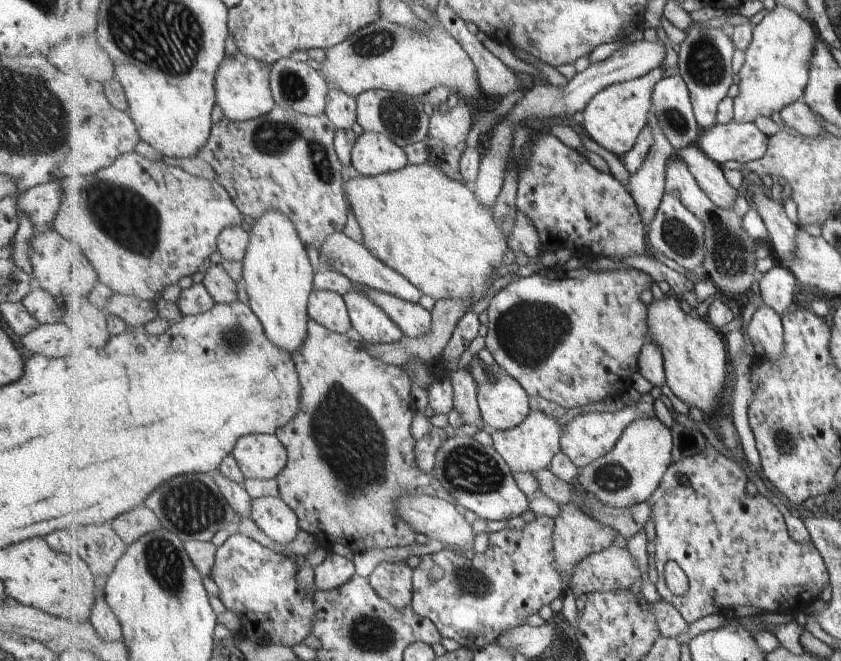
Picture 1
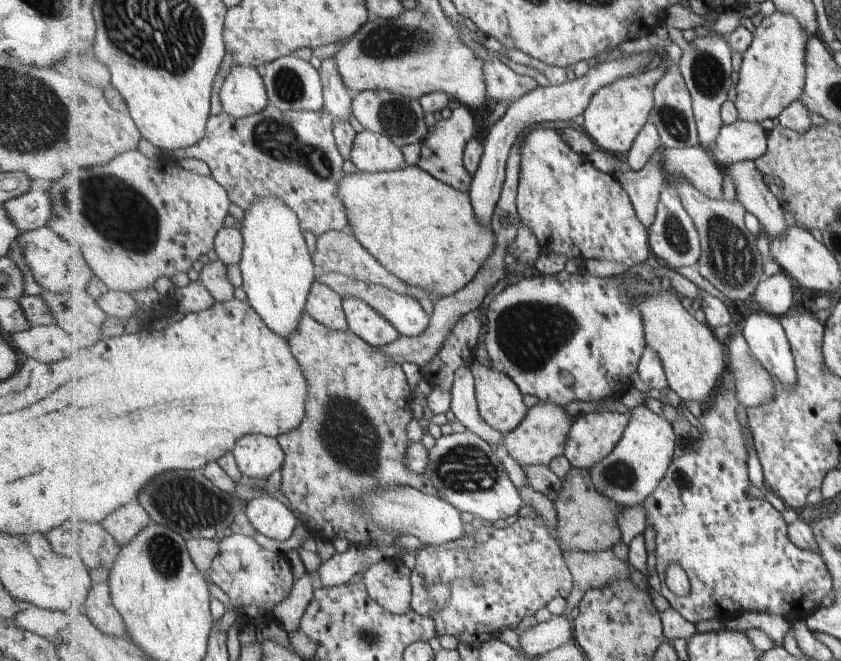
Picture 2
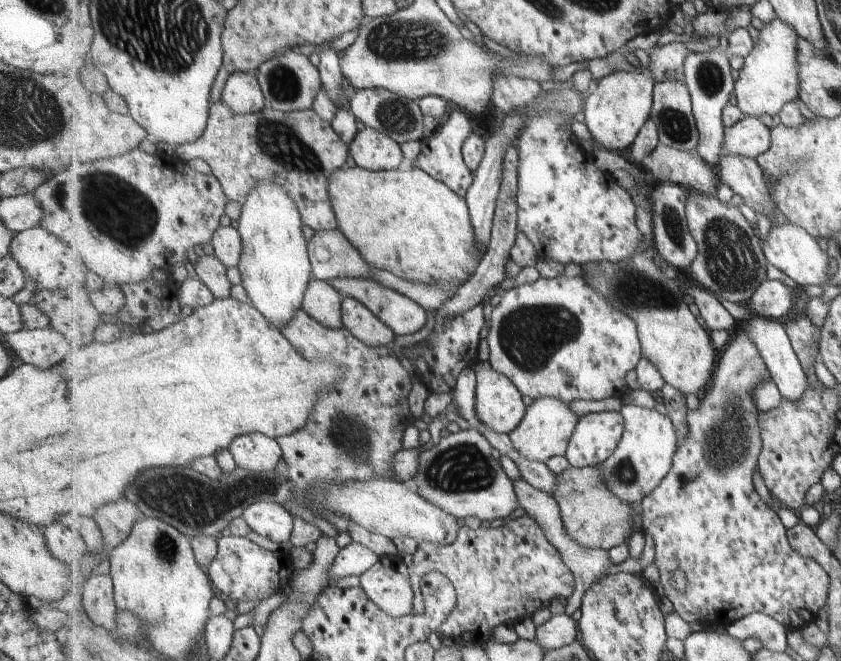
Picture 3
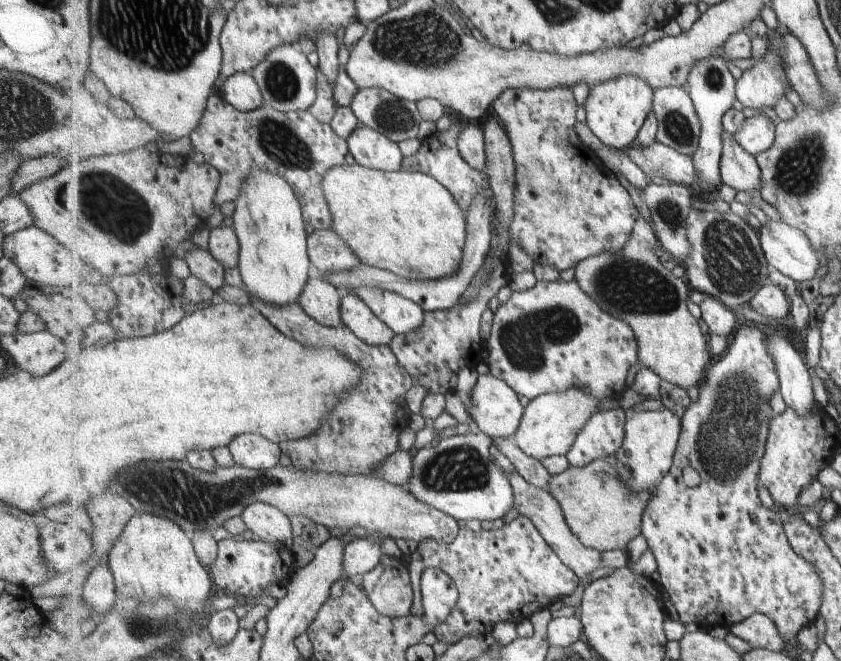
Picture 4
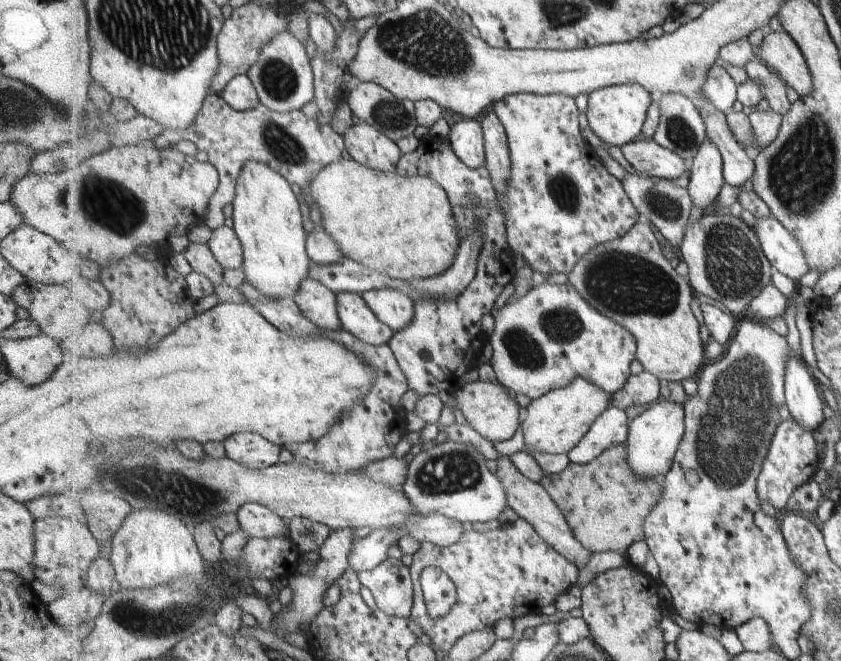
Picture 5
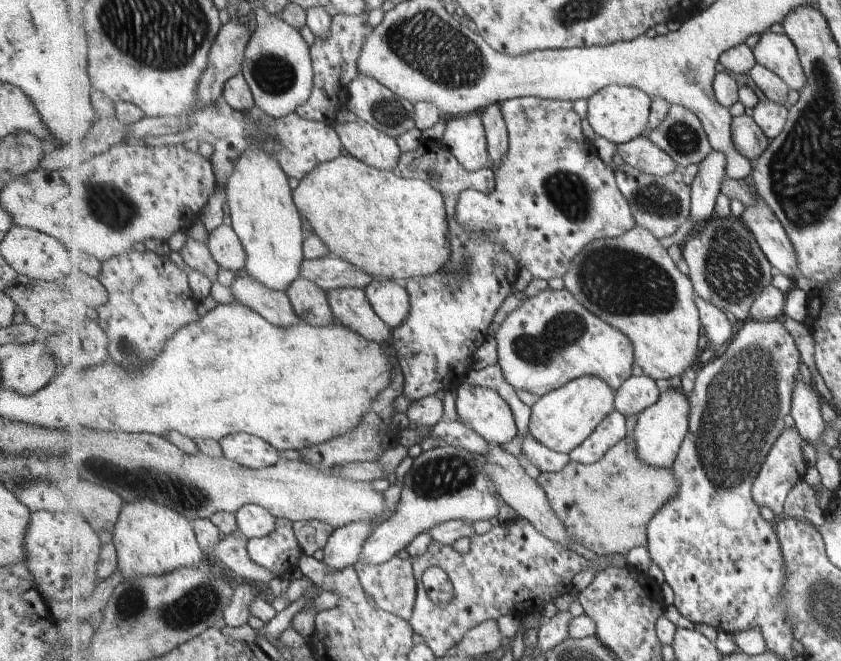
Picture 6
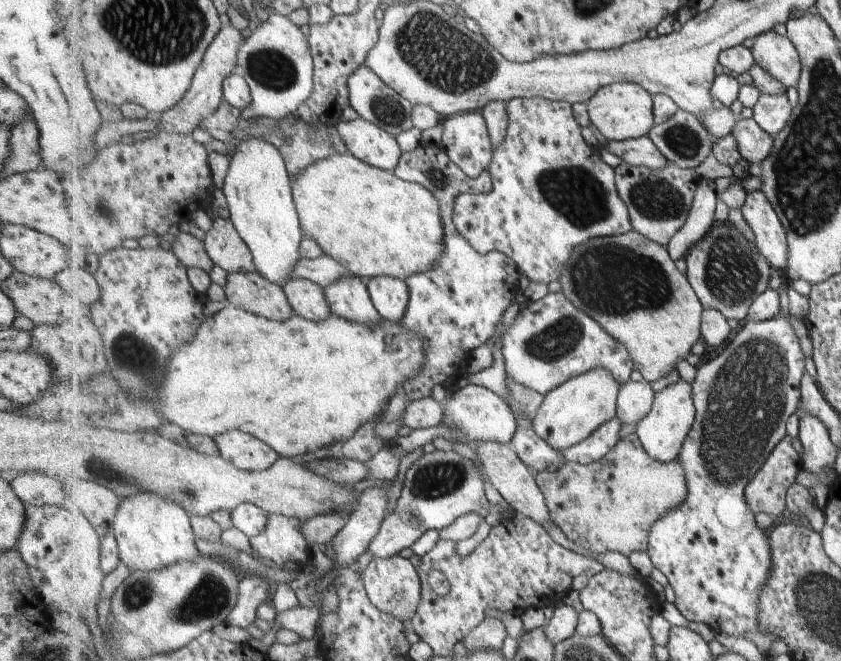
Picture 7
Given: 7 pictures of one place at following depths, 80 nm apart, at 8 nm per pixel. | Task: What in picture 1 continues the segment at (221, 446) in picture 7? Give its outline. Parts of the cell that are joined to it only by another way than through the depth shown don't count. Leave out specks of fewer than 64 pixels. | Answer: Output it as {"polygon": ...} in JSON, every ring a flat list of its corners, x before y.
{"polygon":[[254,433,237,442,232,455,246,479,273,479,288,464,288,451,276,435]]}

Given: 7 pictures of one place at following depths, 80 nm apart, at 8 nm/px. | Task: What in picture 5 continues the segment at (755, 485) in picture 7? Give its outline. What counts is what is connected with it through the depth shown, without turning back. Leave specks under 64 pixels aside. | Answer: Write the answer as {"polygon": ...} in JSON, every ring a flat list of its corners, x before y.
{"polygon":[[795,419,782,420,770,446,764,468,758,478,757,492,760,499,767,500,777,510,788,507,788,502,796,488,809,482,820,466,818,442,815,431,806,431]]}

